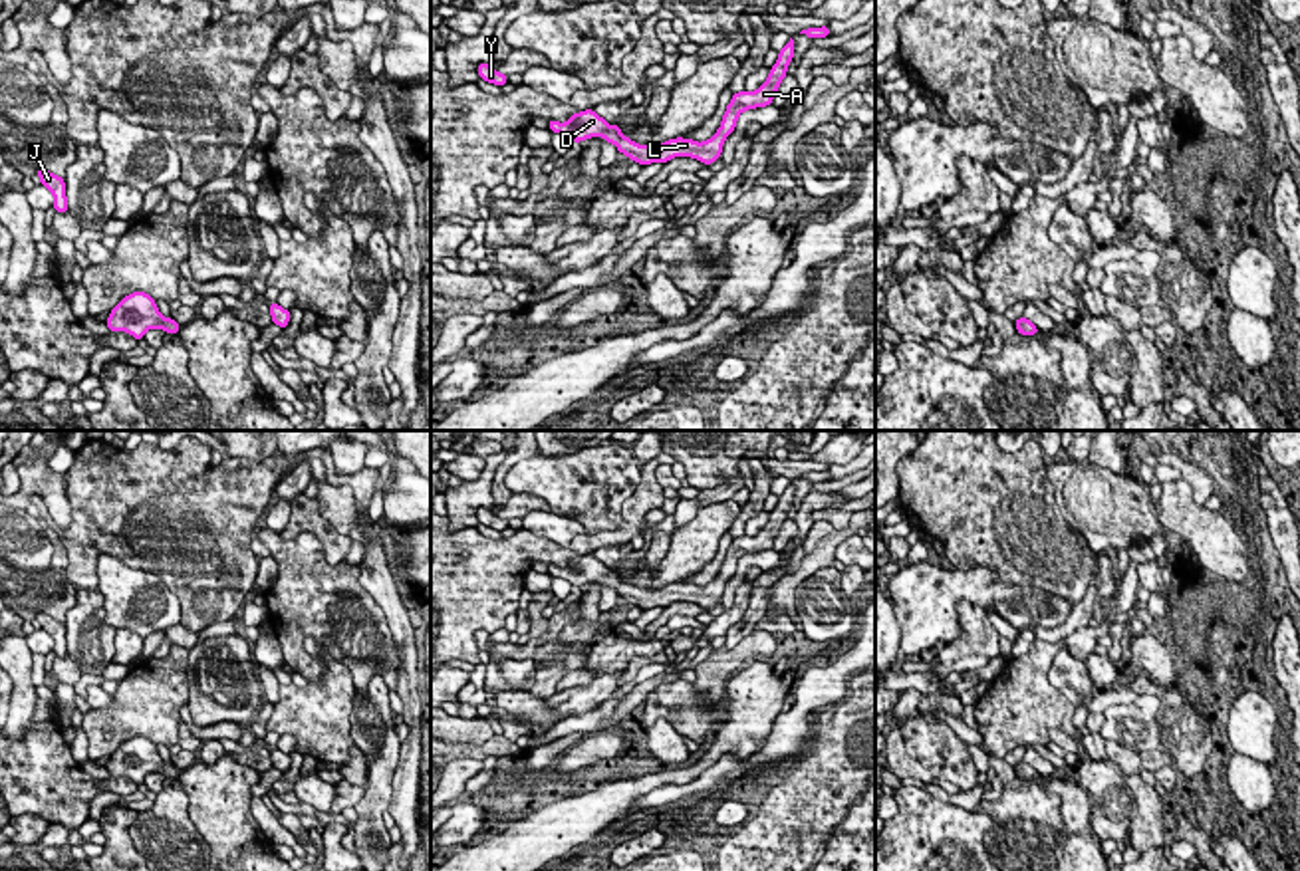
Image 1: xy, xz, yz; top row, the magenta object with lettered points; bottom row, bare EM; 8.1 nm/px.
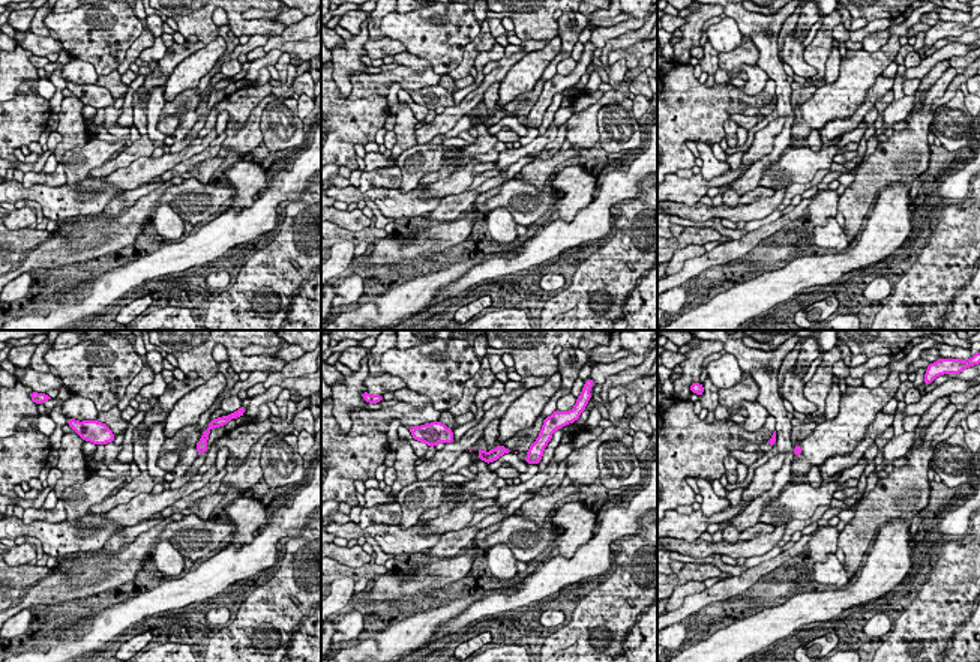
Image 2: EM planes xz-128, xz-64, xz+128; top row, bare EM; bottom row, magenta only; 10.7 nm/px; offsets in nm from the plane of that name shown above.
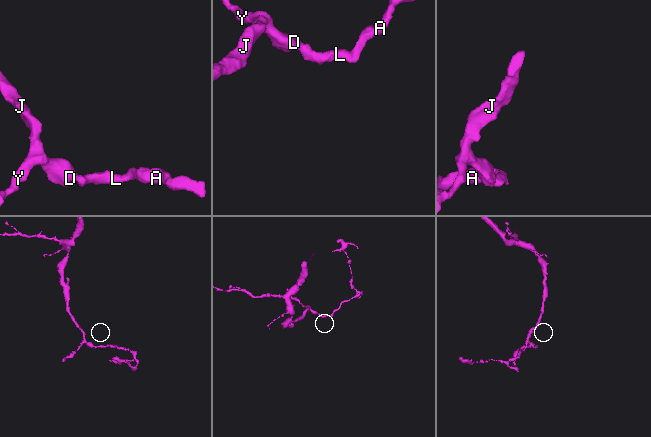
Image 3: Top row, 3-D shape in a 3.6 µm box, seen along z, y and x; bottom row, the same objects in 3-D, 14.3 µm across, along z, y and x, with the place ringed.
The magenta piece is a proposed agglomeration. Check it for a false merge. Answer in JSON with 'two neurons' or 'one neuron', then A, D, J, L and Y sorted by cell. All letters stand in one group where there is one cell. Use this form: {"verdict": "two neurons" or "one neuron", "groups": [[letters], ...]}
{"verdict": "one neuron", "groups": [["A", "D", "J", "L", "Y"]]}

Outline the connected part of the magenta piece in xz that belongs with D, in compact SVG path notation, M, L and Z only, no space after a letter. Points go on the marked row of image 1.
M794 40L778 52L776 63L770 67L768 79L756 91L738 91L732 95L726 111L722 115L720 127L716 133L697 143L695 139L669 139L661 145L639 145L625 137L619 125L609 125L603 117L599 117L593 109L585 109L570 115L566 123L548 121L552 133L560 133L570 137L574 143L582 143L584 139L601 137L607 143L615 145L619 153L629 157L633 163L651 165L651 163L669 163L675 157L691 157L705 165L713 165L722 155L722 145L726 137L734 131L738 115L746 109L772 105L772 99L788 75L786 67L794 58Z

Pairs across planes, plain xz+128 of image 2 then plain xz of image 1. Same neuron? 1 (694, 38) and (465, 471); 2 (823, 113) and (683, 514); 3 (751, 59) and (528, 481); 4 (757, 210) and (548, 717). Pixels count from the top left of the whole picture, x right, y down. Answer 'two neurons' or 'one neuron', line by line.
1: two neurons
2: two neurons
3: two neurons
4: two neurons

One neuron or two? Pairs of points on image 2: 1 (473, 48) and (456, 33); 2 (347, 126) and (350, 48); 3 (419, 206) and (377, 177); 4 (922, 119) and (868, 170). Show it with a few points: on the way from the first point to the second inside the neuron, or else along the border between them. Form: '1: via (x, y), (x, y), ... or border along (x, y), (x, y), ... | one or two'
1: border along (480, 23), (462, 60), (449, 72) | two
2: border along (365, 71), (351, 74), (351, 92), (341, 98) | two
3: border along (398, 186), (363, 191), (357, 188) | two
4: via (913, 134), (883, 164) | one

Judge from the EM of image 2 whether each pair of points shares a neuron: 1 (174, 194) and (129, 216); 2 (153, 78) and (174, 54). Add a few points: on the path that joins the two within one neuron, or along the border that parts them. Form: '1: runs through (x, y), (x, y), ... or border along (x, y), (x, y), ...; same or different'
1: border along (183, 180), (171, 185), (153, 206); different
2: runs through (159, 74), (170, 60); same

